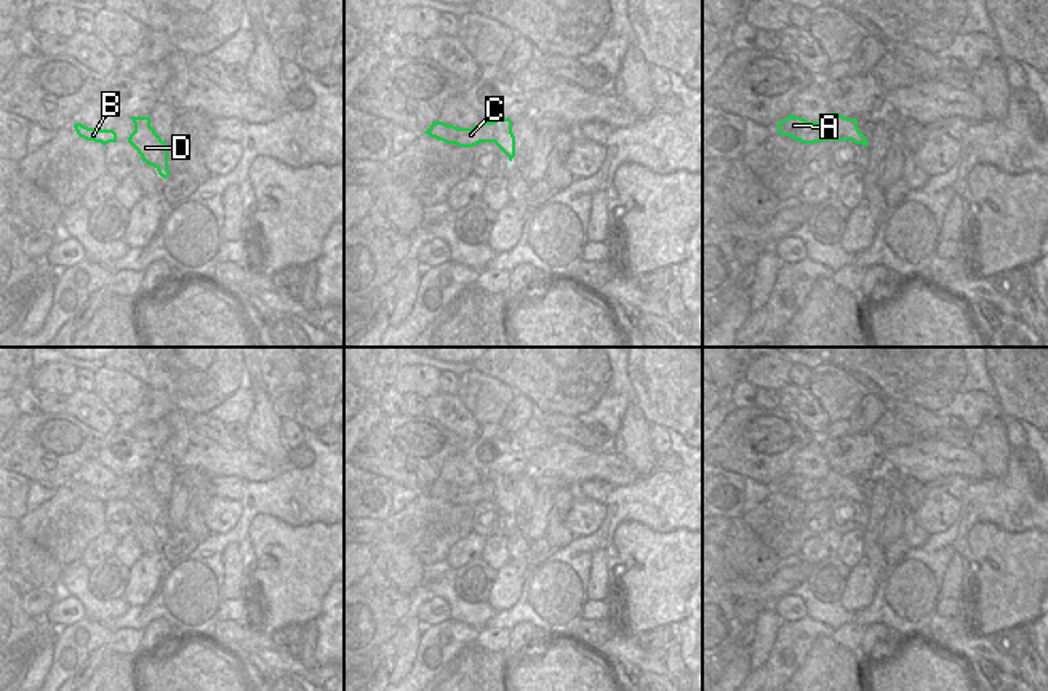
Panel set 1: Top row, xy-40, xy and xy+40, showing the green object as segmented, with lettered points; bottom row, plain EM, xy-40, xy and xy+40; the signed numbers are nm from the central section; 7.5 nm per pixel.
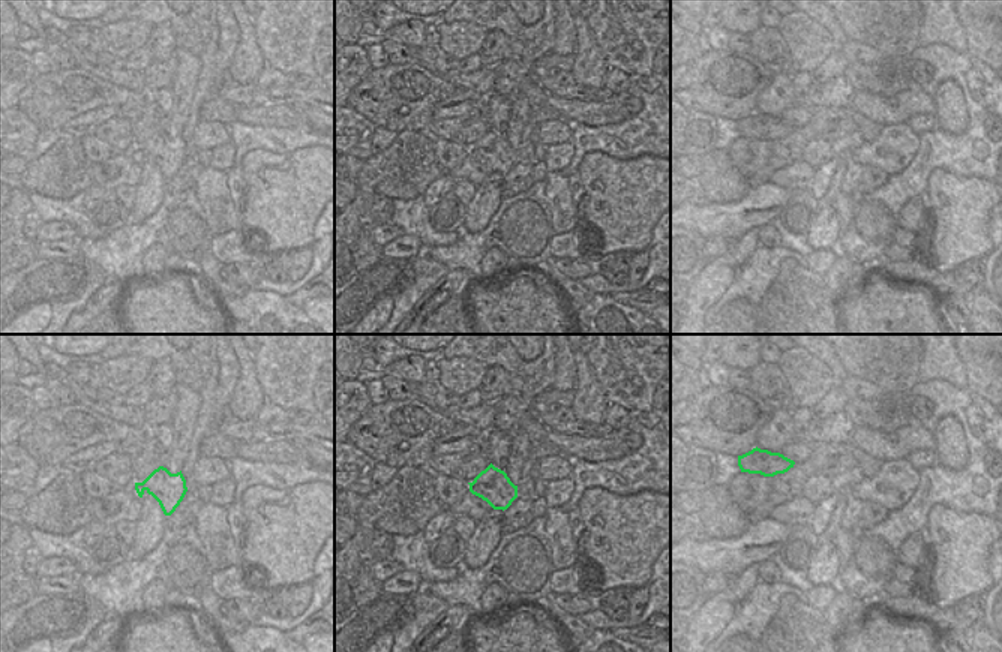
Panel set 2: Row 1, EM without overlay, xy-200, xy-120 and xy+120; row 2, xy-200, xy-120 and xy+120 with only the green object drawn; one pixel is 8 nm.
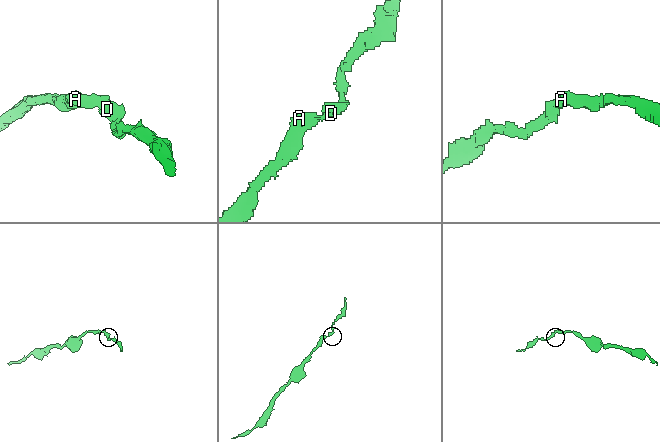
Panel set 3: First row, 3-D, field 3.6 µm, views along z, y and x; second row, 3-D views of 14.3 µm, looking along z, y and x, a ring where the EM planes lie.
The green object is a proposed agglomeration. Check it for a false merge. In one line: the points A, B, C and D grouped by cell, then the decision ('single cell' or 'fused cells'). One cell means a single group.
groups A B C / D; fused cells

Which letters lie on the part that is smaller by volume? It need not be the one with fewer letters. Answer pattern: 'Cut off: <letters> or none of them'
Cut off: D

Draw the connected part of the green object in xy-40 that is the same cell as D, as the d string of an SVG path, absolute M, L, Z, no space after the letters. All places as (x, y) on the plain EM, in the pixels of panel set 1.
M131 475L134 489L128 501L138 509L142 520L154 525L162 536L170 534L168 528L168 502L150 485L150 475Z

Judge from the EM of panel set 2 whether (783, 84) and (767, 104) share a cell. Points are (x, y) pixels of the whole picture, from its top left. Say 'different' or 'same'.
same

